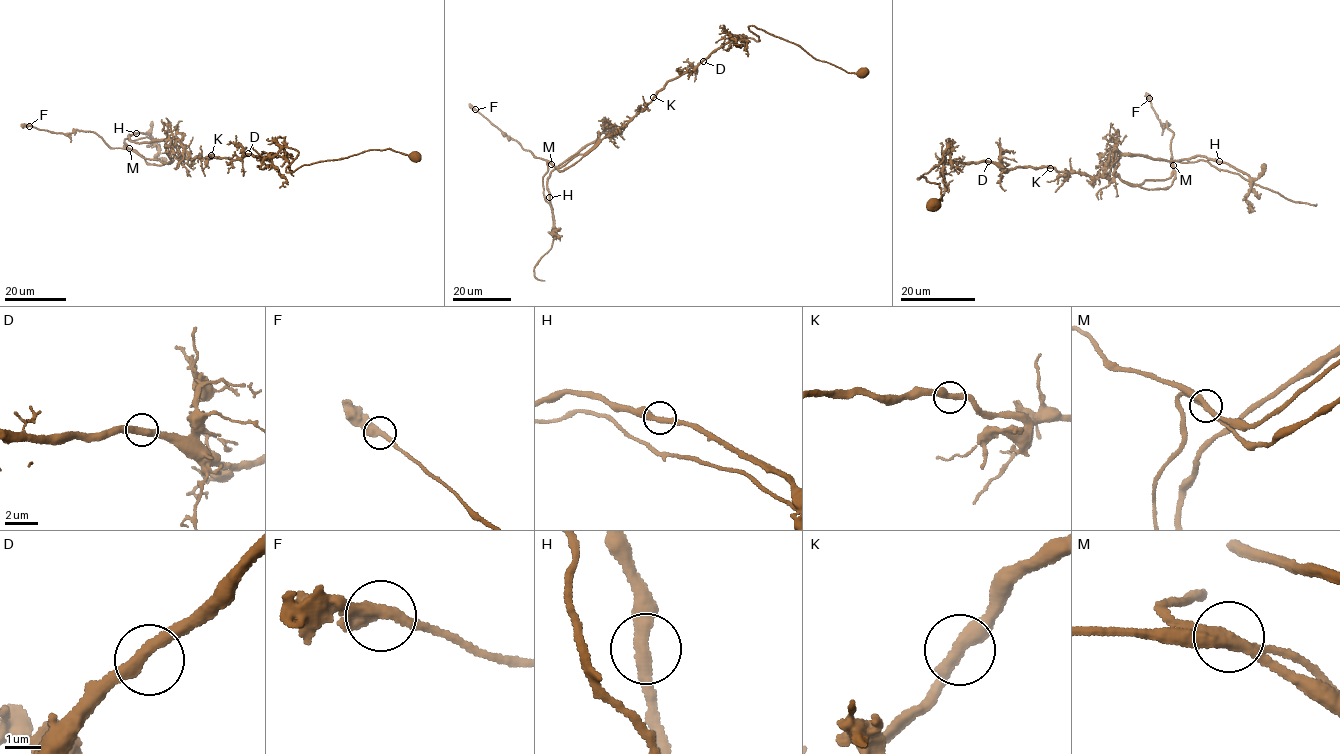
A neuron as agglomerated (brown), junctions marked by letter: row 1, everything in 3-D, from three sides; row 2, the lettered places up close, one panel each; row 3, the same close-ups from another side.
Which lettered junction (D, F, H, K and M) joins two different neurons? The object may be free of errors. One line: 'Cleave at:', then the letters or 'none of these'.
Cleave at: M

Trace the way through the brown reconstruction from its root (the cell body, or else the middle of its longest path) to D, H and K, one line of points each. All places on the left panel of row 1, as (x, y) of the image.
D: (415, 155), (388, 148), (370, 149), (287, 172), (298, 153), (293, 149), (283, 147), (271, 157), (248, 153)
H: (415, 155), (370, 149), (287, 172), (290, 148), (191, 159), (136, 133)
K: (415, 155), (370, 149), (287, 172), (298, 153), (286, 147), (271, 157), (211, 155)

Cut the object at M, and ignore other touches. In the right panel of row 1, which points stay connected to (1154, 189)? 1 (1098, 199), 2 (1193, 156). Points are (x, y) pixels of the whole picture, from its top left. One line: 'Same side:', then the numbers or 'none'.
Same side: none

